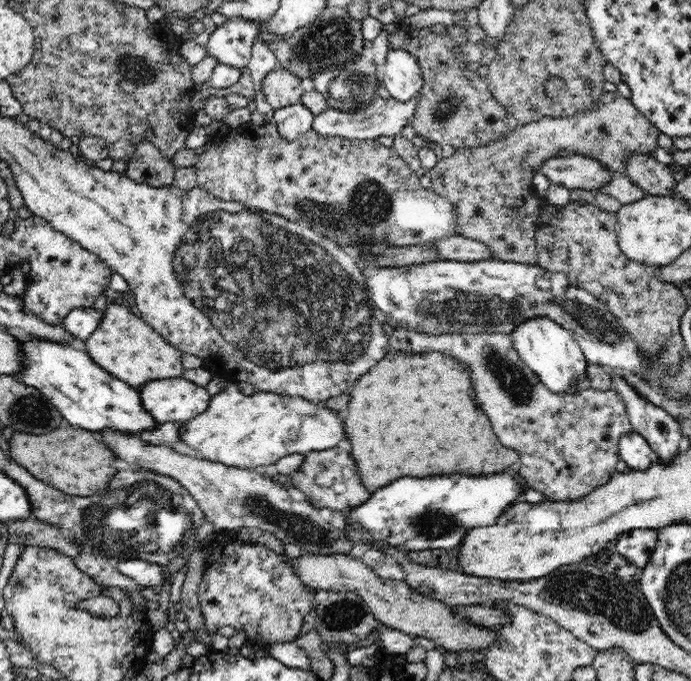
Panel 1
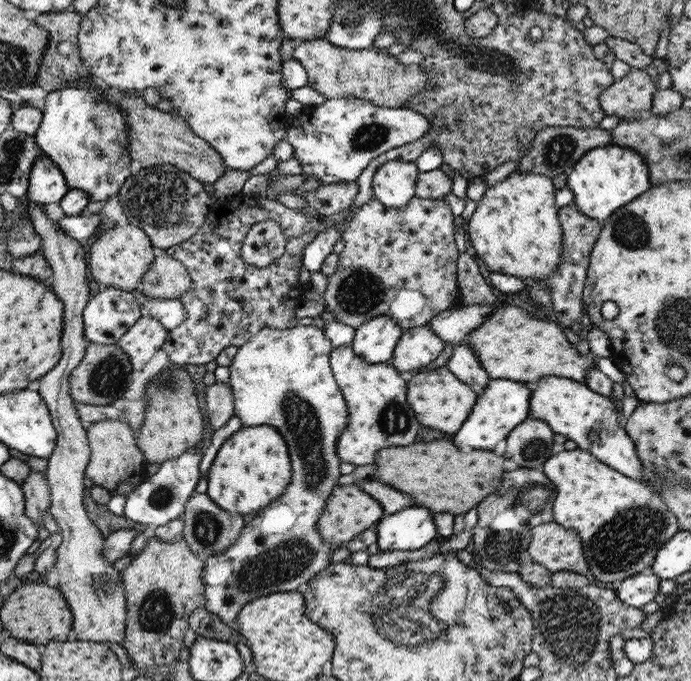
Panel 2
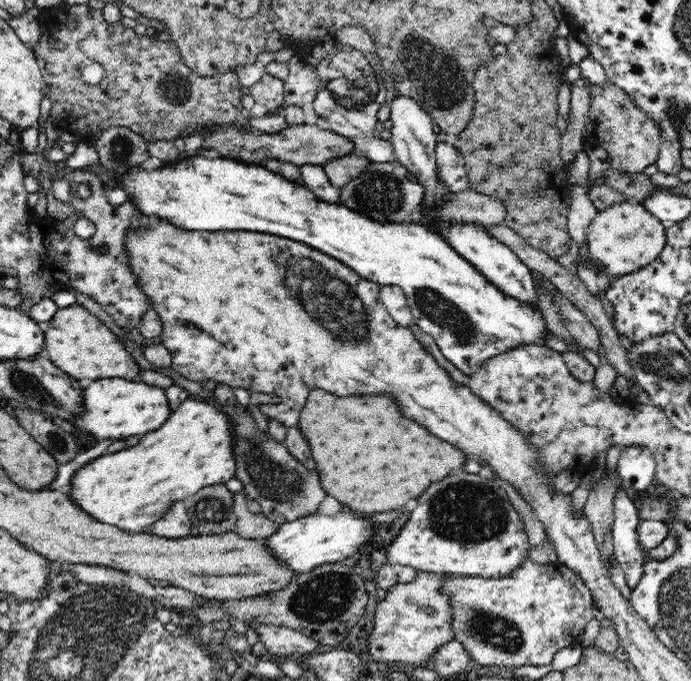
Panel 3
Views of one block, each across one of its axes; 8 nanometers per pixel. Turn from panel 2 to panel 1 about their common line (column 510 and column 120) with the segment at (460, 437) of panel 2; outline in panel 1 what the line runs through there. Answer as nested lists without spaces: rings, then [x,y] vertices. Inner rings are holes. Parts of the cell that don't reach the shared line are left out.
[[[46,339],[18,340],[23,369],[14,374],[28,386],[37,388],[59,410],[70,426],[98,434],[116,430],[123,434],[137,434],[158,428],[148,410],[142,405],[139,391],[123,380],[106,372],[92,357],[72,343]]]

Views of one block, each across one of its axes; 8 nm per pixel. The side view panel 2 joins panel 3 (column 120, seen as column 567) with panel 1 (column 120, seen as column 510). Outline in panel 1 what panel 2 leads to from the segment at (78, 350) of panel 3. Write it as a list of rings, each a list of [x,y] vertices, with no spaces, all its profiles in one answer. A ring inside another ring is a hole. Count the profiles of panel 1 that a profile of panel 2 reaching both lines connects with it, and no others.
[[[115,303],[103,310],[103,317],[98,326],[84,341],[86,352],[112,376],[138,388],[149,380],[162,380],[183,376],[185,368],[181,363],[181,350],[174,348],[146,324],[137,312]]]

